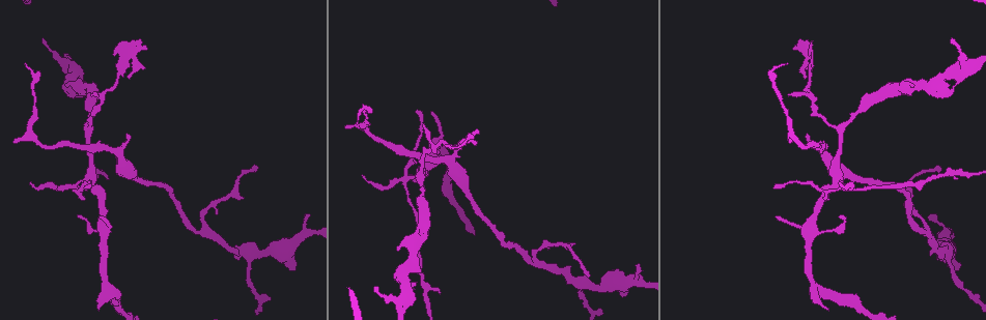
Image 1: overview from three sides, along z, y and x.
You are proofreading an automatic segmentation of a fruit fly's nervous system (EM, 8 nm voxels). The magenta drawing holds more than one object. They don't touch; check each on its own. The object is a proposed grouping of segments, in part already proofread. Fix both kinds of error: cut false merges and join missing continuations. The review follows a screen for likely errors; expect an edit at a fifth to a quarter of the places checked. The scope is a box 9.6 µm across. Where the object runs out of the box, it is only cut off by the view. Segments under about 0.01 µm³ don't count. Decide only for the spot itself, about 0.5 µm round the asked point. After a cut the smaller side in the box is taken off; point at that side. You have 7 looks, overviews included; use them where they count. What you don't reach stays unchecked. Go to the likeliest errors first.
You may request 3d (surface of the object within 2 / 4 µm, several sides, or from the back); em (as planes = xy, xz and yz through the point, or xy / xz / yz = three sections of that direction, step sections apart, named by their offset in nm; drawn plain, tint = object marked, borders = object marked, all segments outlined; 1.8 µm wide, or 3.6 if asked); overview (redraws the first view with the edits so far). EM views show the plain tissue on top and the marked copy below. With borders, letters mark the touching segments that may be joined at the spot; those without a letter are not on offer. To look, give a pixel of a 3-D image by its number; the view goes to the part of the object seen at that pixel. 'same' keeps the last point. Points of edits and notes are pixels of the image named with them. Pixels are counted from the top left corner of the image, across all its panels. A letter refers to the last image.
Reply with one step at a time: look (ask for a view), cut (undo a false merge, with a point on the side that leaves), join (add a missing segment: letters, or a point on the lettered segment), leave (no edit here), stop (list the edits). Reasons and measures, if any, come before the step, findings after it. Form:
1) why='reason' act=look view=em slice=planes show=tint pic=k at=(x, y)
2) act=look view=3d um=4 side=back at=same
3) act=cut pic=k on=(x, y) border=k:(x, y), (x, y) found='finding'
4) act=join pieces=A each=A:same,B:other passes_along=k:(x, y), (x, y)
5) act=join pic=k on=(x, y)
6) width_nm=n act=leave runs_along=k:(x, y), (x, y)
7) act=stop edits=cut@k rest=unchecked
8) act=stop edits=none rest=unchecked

why='calibre changes' act=look view=em slice=planes show=tint pic=1 at=(77, 97)

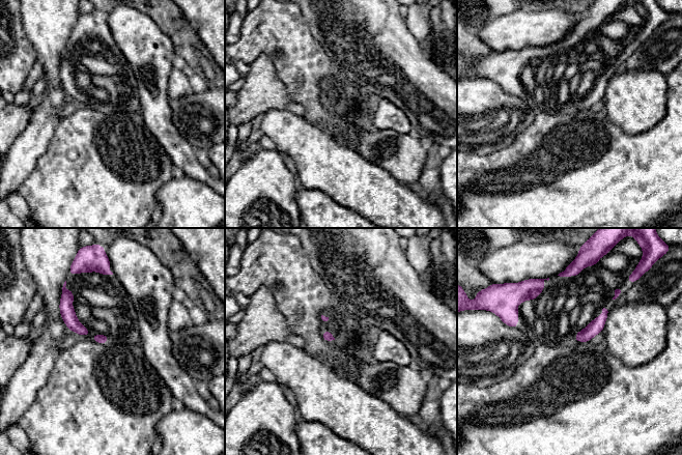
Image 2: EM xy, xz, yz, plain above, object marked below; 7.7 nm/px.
why='see the neighbours' act=look view=em slice=planes show=borders at=same

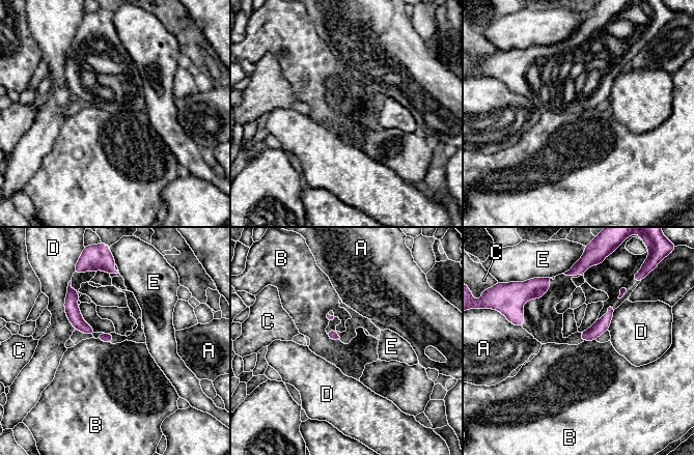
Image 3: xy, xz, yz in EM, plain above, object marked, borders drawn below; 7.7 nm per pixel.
longest_contact=D:320nm act=leave each=A:other,B:other,C:other,D:other,E:other runs_along=3:(75, 295), (74, 316), (87, 330), (110, 339) found='one cell here'

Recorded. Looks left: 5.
why='sudden change in width' act=look view=em slice=planes show=borders pic=1 at=(308, 234)

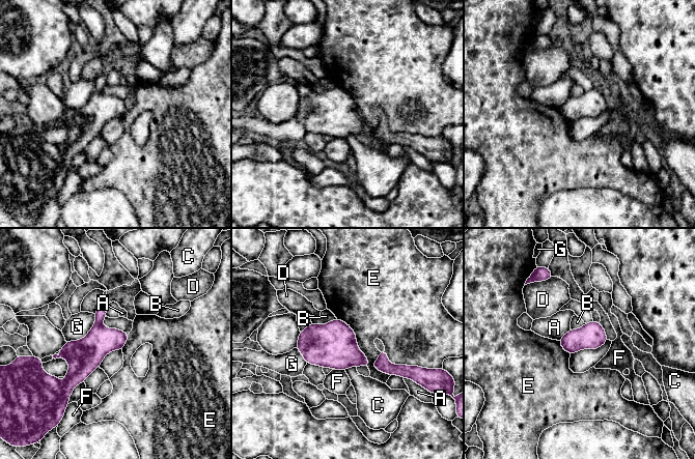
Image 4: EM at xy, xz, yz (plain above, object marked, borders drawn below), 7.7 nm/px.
longest_contact=E:460nm act=leave each=A:other,B:other,C:other,D:other,E:other,F:other,G:other border=4:(336, 317), (354, 332), (368, 367) found='one cell here'

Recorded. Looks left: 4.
why='tapers out' act=look view=3d um=4 pic=1 at=(25, 63)

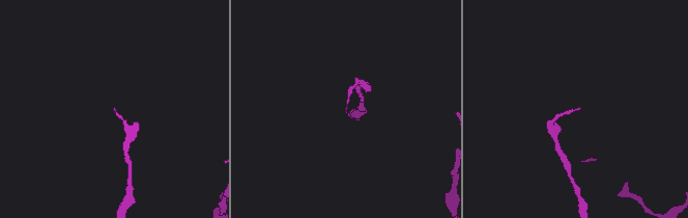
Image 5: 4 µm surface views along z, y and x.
why='shape alone is not enough' act=look view=em slice=planes show=tint pic=5 at=(115, 110)

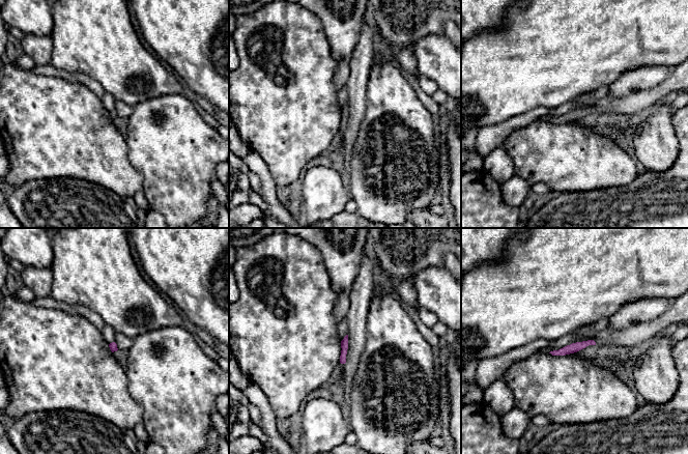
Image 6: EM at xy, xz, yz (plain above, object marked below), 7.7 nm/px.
why='see the neighbours' act=look view=em slice=planes show=borders at=same

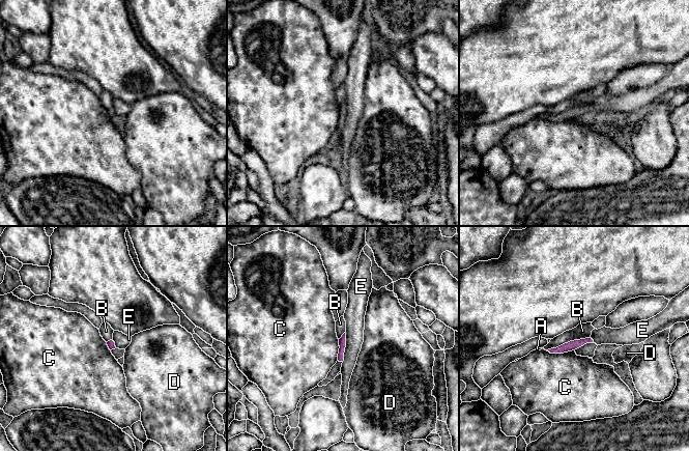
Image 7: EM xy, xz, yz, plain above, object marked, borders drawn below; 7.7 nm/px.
act=leave each=A:other,B:other,C:other,D:other,E:other border=7:(590, 337), (570, 340), (547, 350) found='no lettered segment goes on from it'

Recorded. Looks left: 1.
act=stop edits=none rest=unchecked

